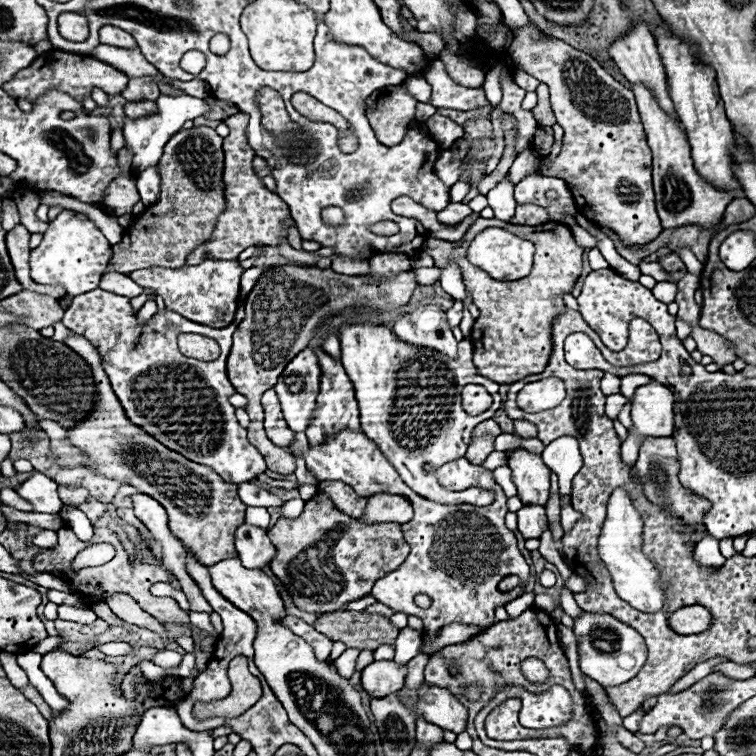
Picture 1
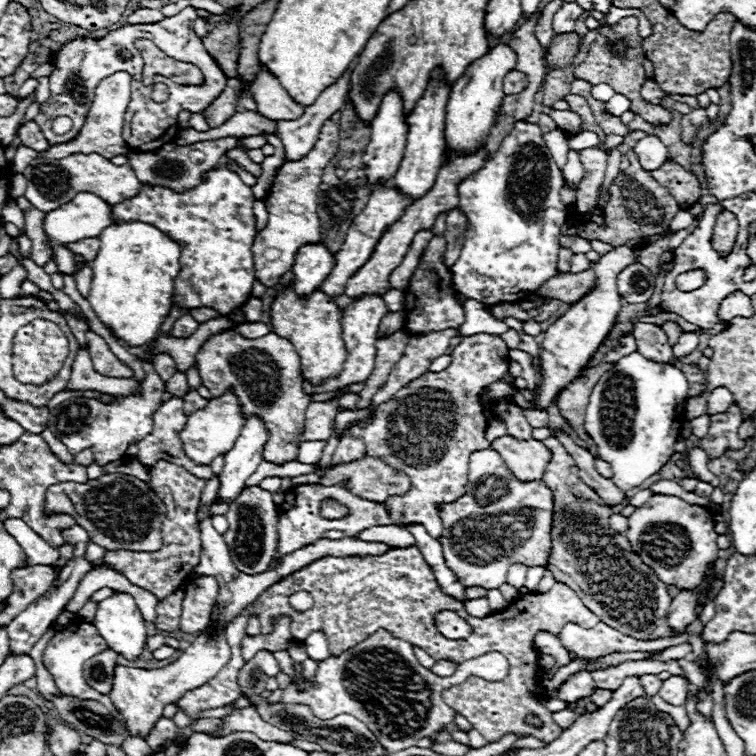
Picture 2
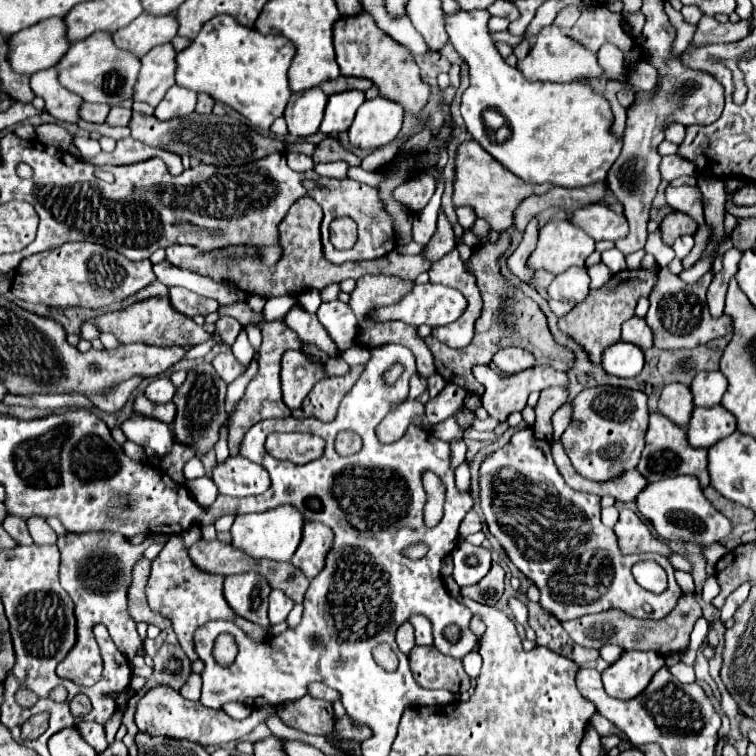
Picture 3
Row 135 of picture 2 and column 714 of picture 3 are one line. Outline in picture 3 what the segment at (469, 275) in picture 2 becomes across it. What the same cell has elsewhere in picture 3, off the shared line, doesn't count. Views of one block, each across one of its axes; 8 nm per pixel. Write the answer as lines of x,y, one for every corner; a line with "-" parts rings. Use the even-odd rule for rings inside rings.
672,476
660,482
650,482
636,496
638,512
654,522
654,528
664,540
684,540
696,544
714,544
730,534
732,522
724,518
702,494
702,488
694,476

